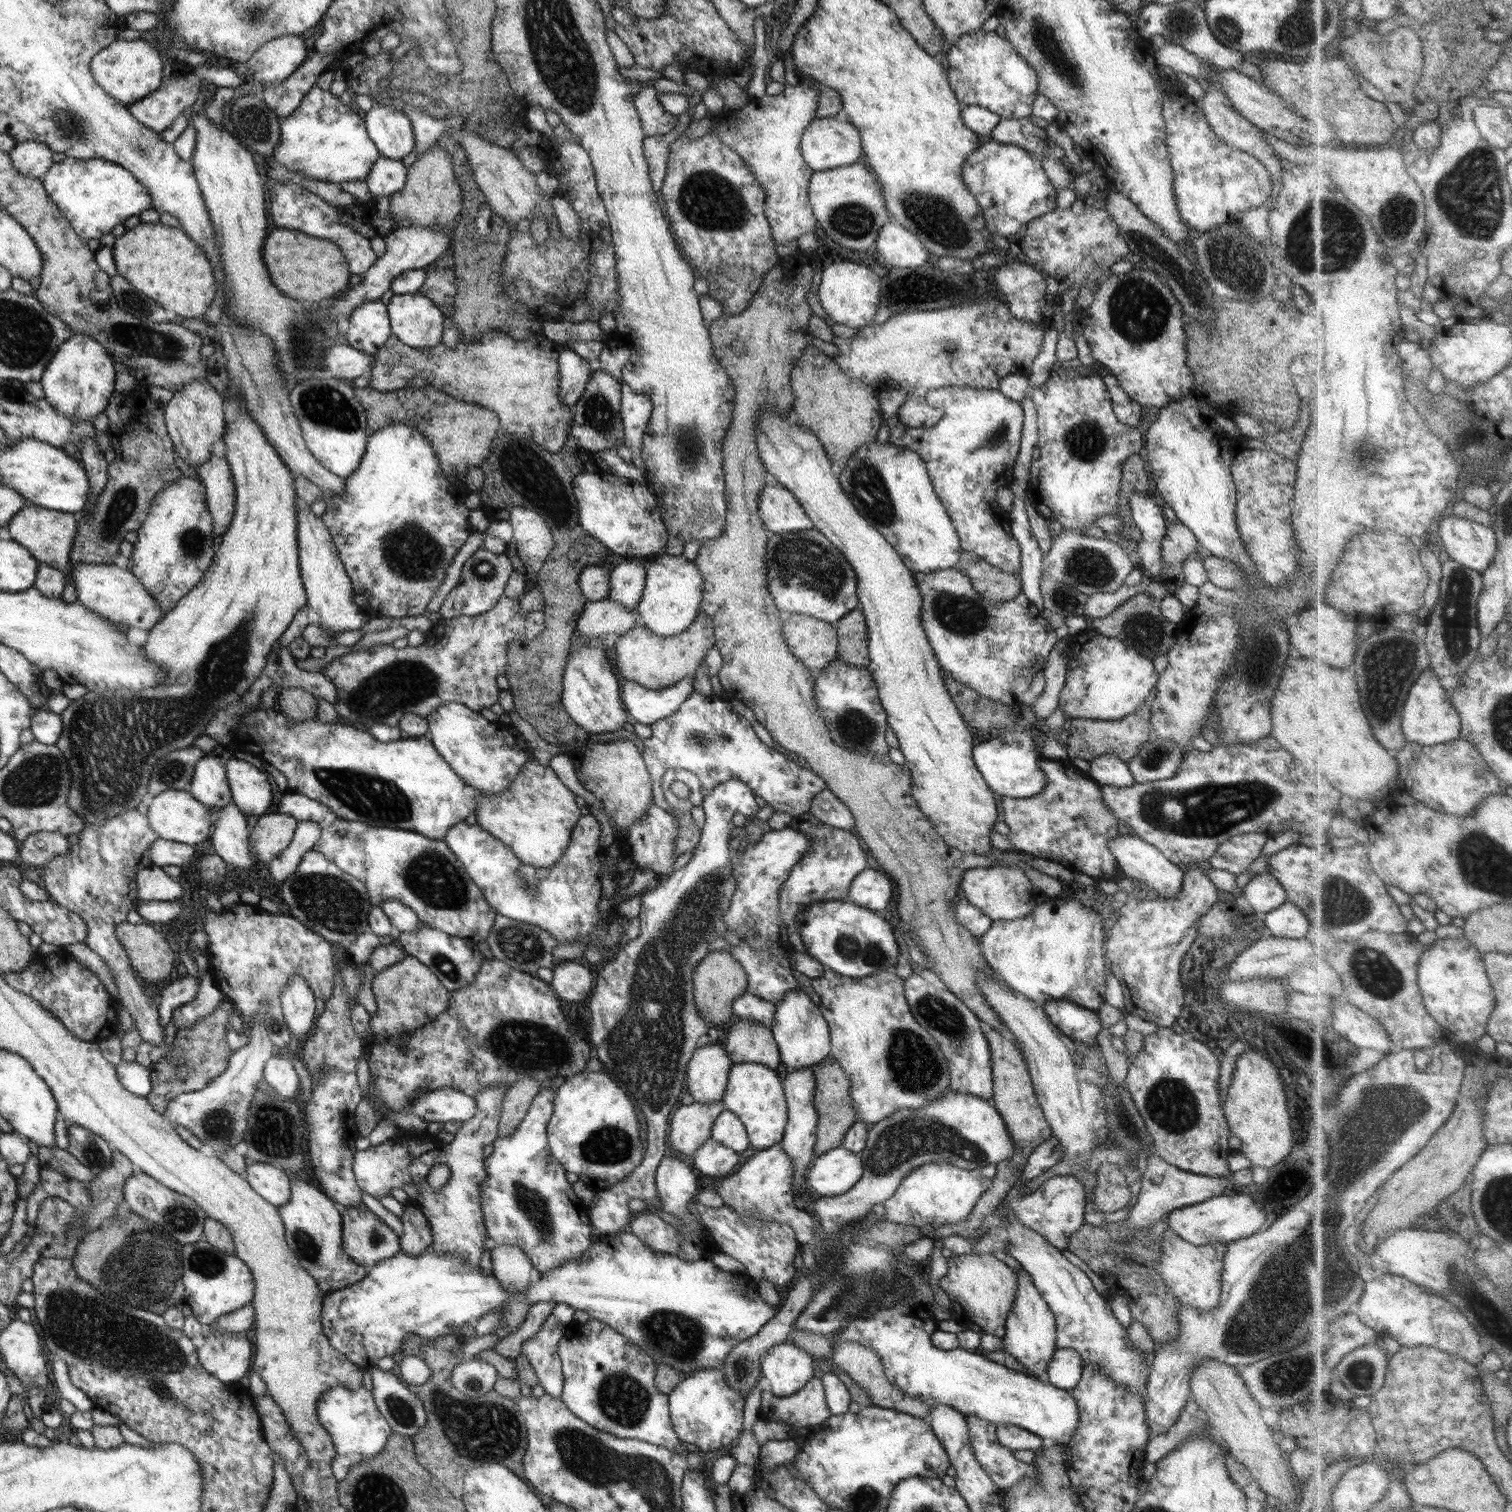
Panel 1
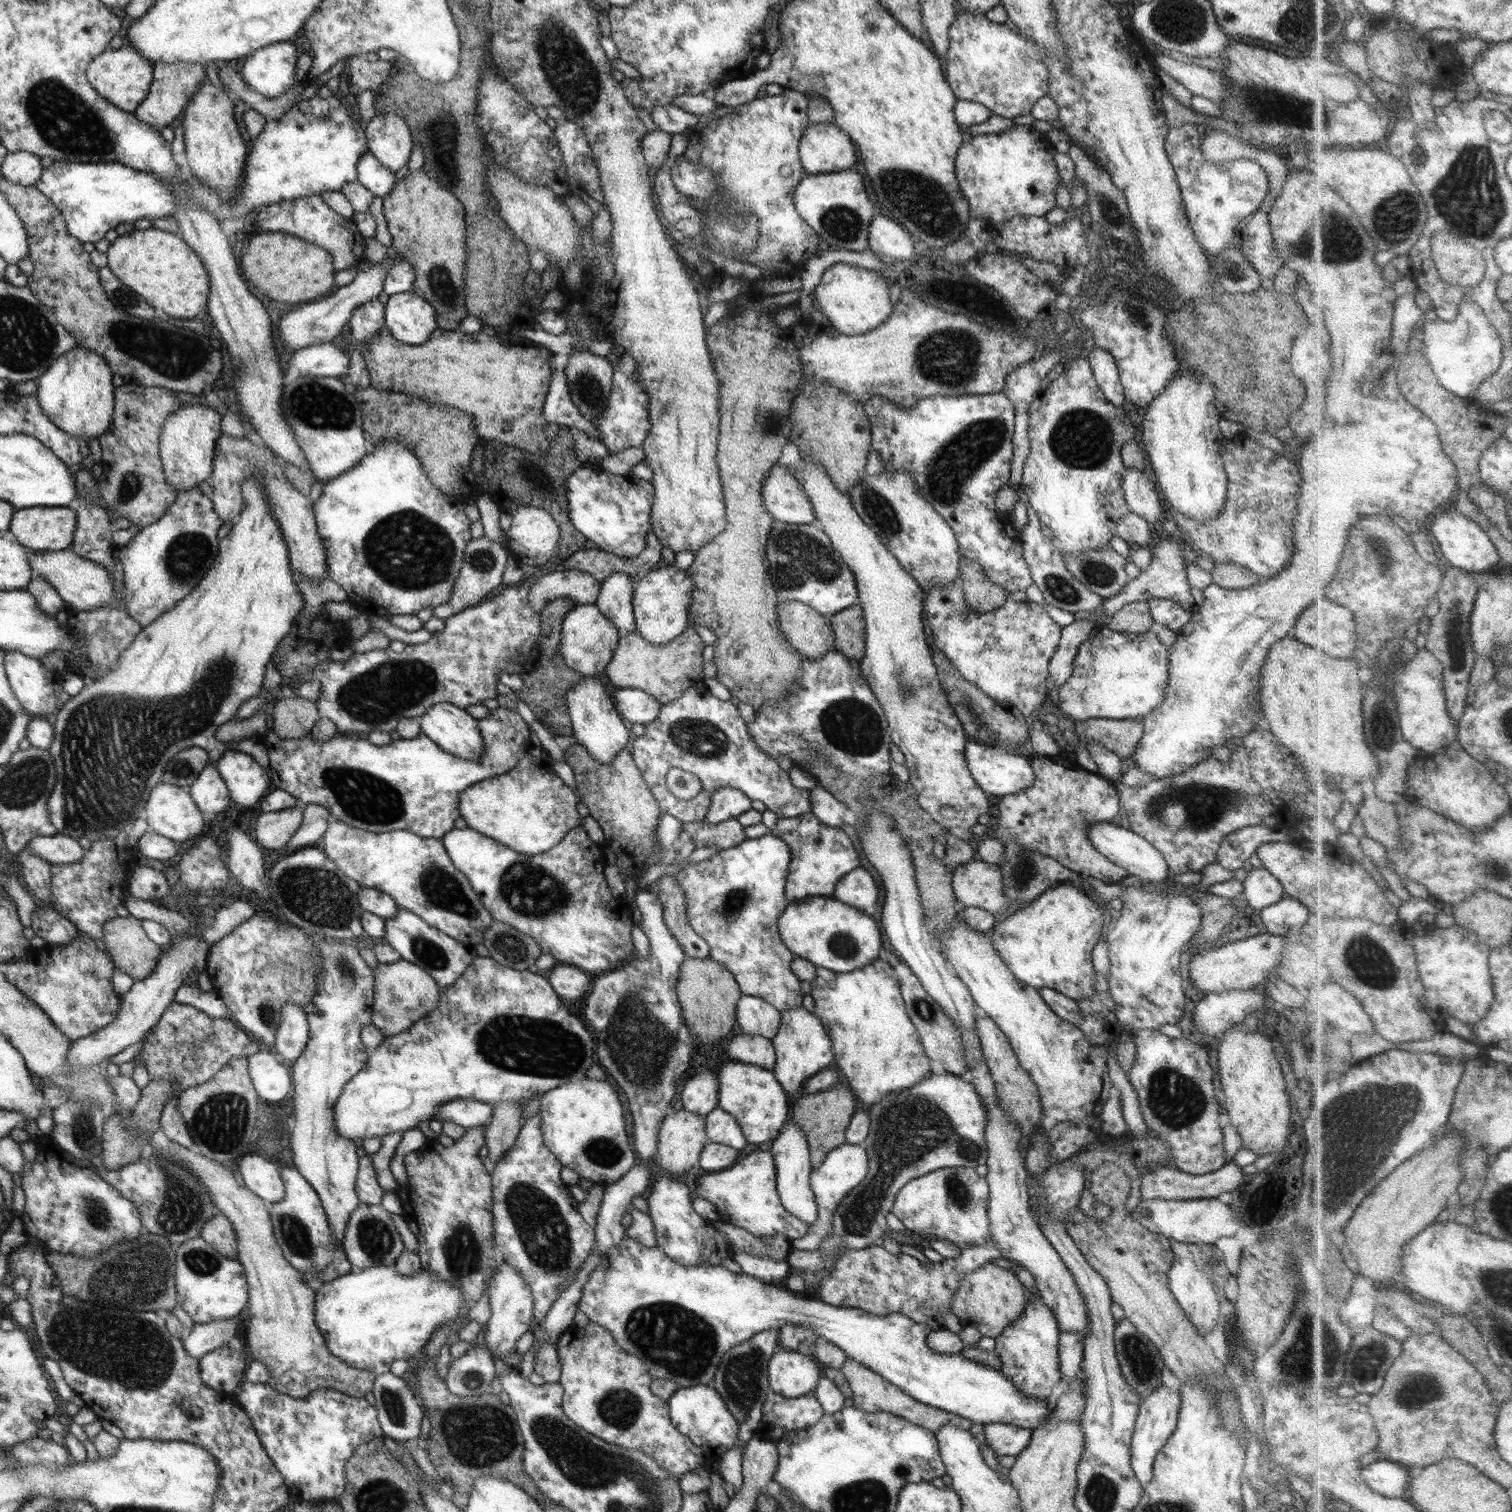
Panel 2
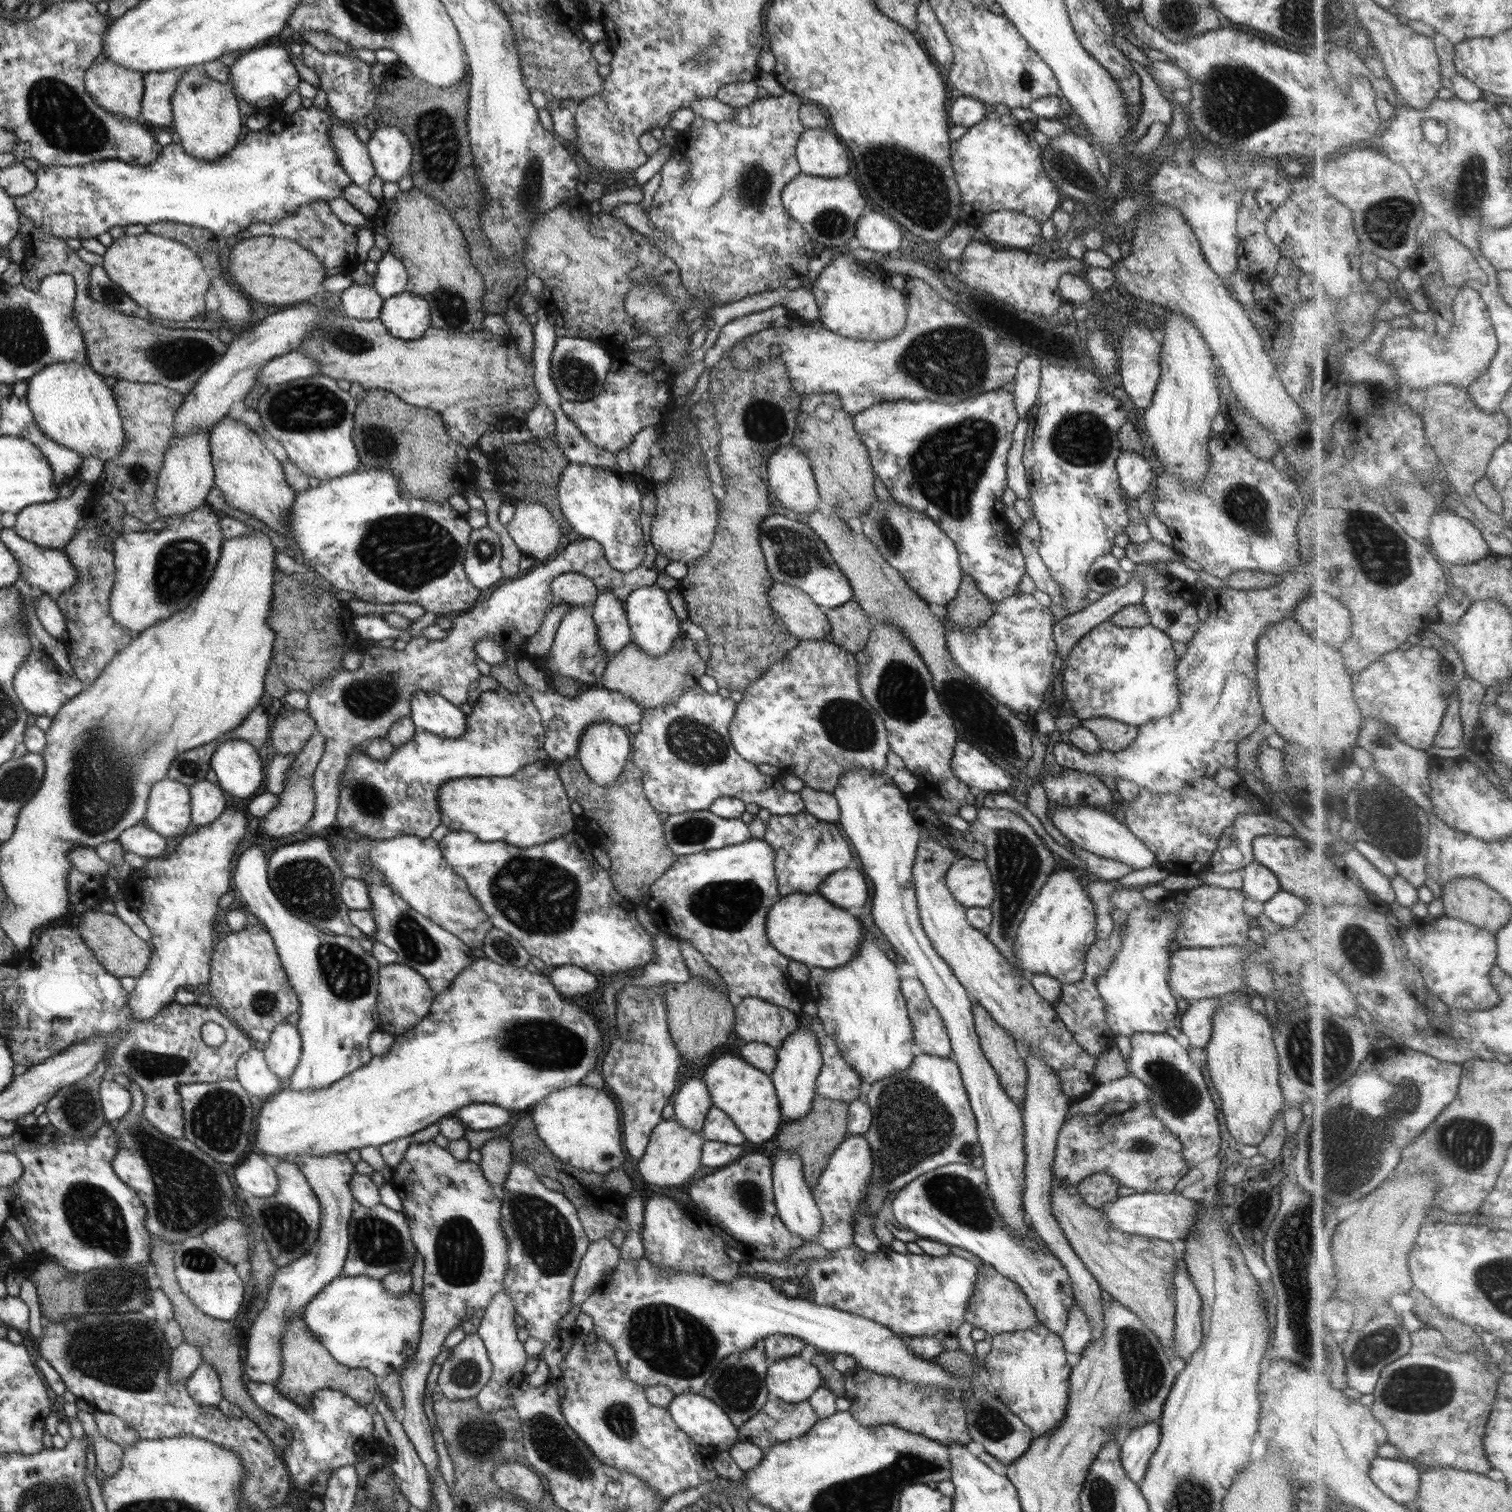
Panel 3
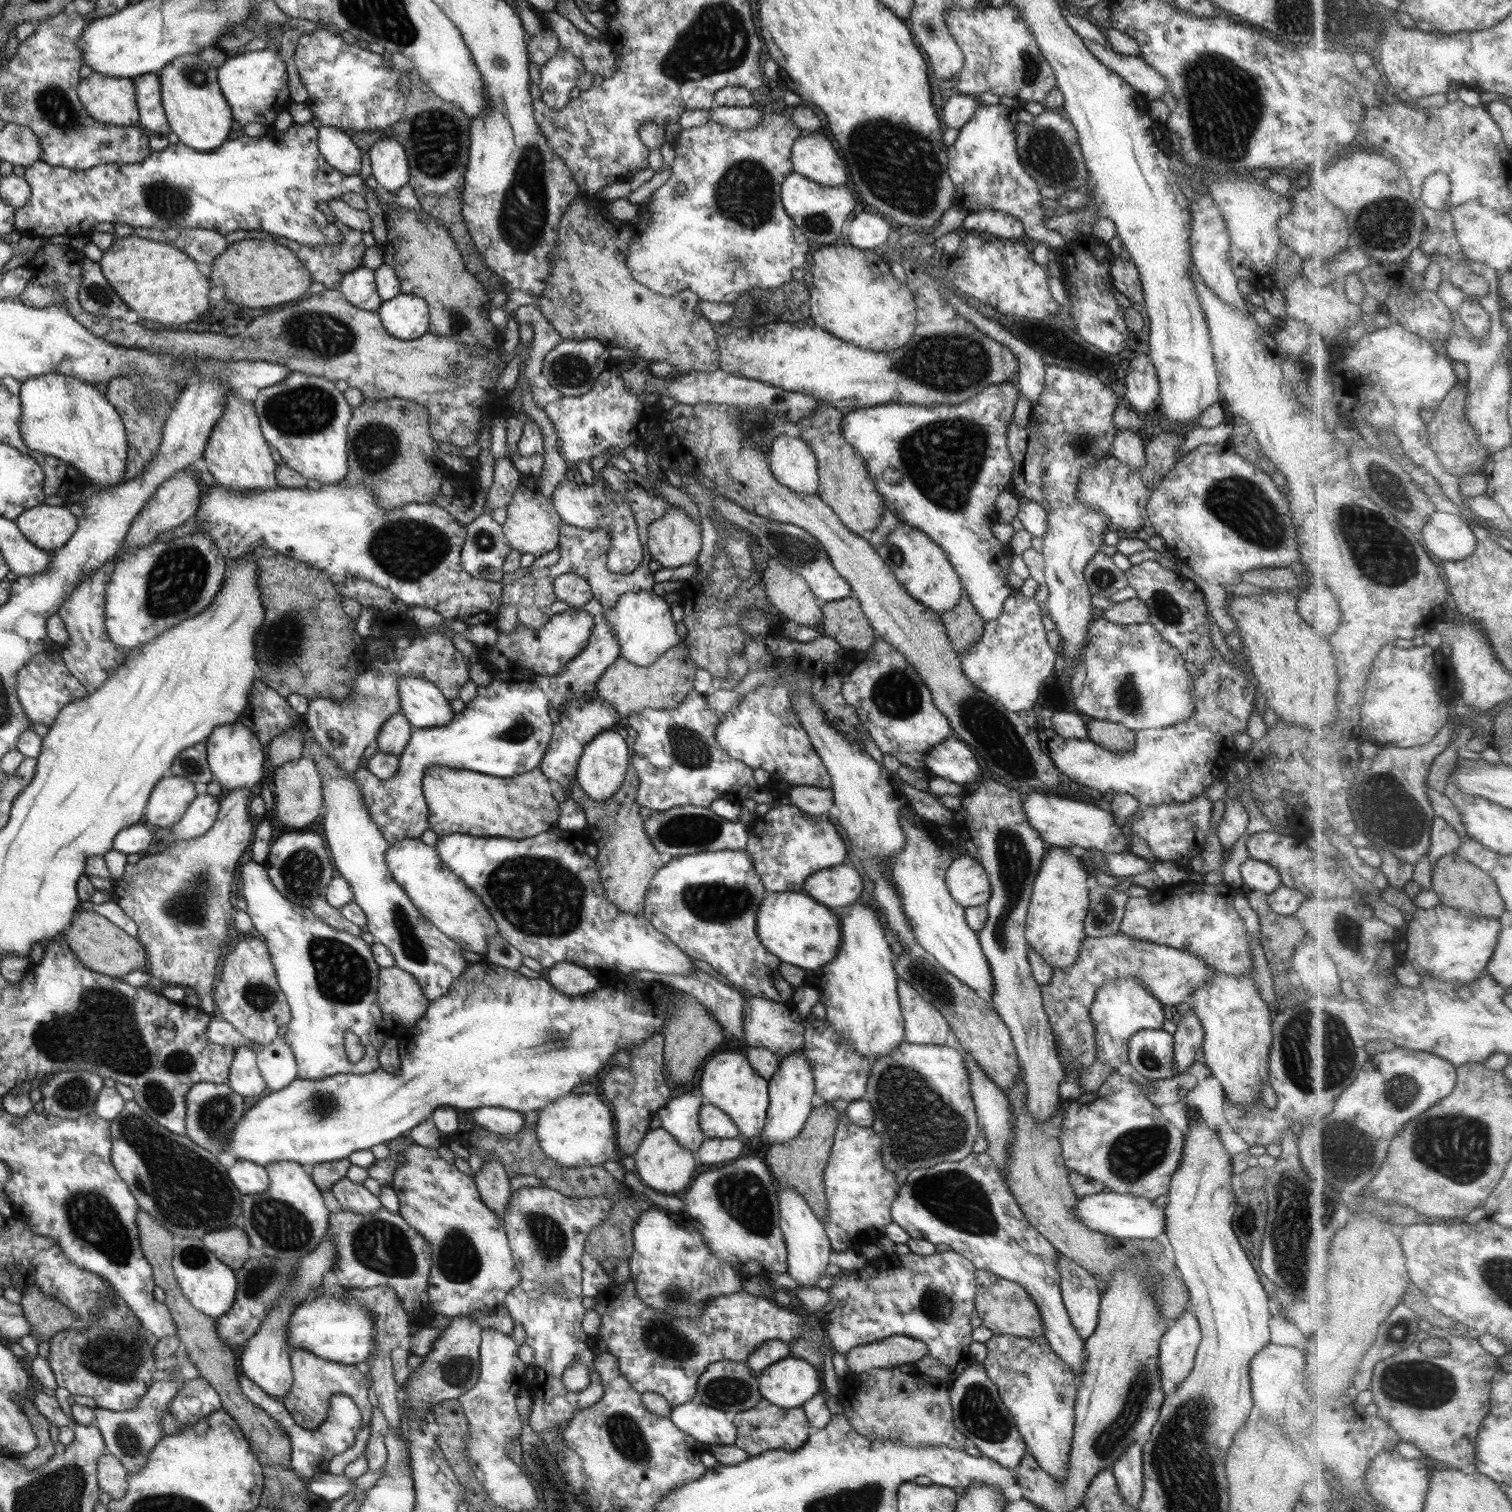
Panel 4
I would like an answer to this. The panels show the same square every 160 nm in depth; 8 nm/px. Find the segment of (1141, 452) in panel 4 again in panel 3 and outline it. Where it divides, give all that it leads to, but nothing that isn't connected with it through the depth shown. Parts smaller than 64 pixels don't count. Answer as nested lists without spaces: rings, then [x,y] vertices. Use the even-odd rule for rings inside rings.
[[[1122,450],[1115,460],[1115,465],[1121,488],[1134,500],[1146,490],[1152,490],[1150,486],[1154,472],[1143,454]]]

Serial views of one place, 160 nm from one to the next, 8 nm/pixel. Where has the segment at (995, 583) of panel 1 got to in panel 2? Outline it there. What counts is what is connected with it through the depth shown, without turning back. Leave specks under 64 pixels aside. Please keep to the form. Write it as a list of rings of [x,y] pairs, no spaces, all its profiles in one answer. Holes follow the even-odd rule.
[[[964,557],[960,558],[958,582],[964,591],[968,608],[978,613],[1000,609],[1010,596],[1006,588],[998,587],[986,577],[984,568]]]

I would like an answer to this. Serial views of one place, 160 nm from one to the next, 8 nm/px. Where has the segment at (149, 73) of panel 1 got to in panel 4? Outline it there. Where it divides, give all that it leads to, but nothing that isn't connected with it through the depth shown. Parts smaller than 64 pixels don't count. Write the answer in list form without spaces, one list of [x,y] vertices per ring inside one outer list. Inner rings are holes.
[[[92,73],[78,84],[77,92],[94,120],[116,127],[138,126],[140,114],[134,79],[110,79]]]

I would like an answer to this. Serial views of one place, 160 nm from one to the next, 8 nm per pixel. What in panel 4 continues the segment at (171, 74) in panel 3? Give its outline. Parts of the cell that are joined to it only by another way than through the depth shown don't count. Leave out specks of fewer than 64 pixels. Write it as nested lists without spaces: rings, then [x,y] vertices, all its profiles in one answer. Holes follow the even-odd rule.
[[[151,73],[134,78],[137,89],[137,106],[140,120],[138,127],[143,130],[158,130],[158,134],[170,134],[168,117],[162,105],[160,74]]]

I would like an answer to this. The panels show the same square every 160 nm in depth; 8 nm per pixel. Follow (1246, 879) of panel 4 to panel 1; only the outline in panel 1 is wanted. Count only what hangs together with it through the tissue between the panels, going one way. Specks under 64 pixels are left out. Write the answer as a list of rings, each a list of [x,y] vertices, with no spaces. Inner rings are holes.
[[[1268,872],[1253,874],[1244,887],[1242,897],[1247,899],[1257,914],[1270,912],[1288,901],[1284,887]]]

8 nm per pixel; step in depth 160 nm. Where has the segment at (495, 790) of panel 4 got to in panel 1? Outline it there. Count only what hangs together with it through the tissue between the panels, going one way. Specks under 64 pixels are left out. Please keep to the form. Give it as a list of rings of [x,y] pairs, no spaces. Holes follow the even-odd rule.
[[[530,756],[504,792],[499,795],[478,794],[476,824],[498,837],[522,862],[532,867],[548,868],[562,861],[574,826],[581,817],[574,798],[576,793],[549,766]]]

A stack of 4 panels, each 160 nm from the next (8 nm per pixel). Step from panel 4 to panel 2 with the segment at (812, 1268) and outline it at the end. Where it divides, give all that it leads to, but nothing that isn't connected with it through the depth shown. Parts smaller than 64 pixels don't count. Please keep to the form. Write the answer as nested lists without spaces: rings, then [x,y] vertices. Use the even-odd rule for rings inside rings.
[[[789,1119],[781,1130],[781,1135],[773,1141],[769,1151],[774,1156],[776,1190],[782,1206],[792,1216],[811,1226],[817,1219],[817,1204],[809,1183],[813,1169],[809,1154],[809,1141],[803,1135],[803,1130],[800,1130],[794,1121]]]

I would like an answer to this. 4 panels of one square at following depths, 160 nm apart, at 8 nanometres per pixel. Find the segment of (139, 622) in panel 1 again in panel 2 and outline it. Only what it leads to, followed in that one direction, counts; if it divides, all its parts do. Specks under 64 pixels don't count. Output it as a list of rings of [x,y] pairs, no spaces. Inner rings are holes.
[[[71,548],[60,552],[35,552],[30,565],[33,566],[34,575],[48,581],[48,584],[60,593],[60,597],[67,602],[70,609],[98,610],[98,608],[108,606],[107,604],[111,603],[116,594],[114,578],[110,577],[106,568],[77,556]]]

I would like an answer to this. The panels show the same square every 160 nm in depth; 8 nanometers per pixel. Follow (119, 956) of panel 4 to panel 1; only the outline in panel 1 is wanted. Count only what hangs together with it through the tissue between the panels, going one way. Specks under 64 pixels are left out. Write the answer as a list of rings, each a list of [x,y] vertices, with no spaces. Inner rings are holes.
[[[124,921],[117,924],[116,935],[129,955],[130,964],[144,982],[168,983],[168,976],[175,970],[176,952],[156,930],[156,925]]]

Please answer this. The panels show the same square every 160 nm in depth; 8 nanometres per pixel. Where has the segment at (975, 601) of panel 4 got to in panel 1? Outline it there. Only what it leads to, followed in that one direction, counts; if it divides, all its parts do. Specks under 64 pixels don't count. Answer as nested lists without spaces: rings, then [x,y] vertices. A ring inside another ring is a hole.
[[[966,386],[935,388],[925,395],[926,402],[944,410],[944,415],[930,428],[924,425],[914,428],[899,419],[899,408],[906,397],[907,392],[902,389],[884,389],[877,394],[883,424],[890,432],[887,442],[917,452],[926,463],[932,486],[954,523],[961,549],[977,555],[1000,571],[1018,575],[1021,570],[1020,546],[1002,527],[1004,523],[1008,524],[1008,518],[1006,515],[1005,518],[998,517],[990,500],[996,498],[996,488],[1008,487],[1012,480],[1012,468],[1021,443],[1021,403],[1010,400],[999,390]]]

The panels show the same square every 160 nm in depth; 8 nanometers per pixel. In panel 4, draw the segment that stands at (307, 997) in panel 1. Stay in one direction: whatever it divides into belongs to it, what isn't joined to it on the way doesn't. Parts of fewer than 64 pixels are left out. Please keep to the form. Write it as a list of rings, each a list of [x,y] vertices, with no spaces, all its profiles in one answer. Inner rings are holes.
[[[278,1037],[270,1045],[262,1046],[258,1068],[268,1084],[266,1094],[282,1091],[299,1078],[294,1050],[284,1043],[284,1038]]]

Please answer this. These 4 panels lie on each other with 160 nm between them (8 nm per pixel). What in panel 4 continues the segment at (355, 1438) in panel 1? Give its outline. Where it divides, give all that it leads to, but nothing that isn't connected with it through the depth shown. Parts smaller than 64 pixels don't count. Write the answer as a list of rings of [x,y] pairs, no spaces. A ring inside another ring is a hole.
[[[239,1372],[237,1379],[242,1392],[248,1397],[248,1400],[251,1400],[256,1406],[265,1410],[285,1430],[292,1446],[291,1465],[298,1473],[298,1476],[306,1482],[309,1482],[316,1474],[329,1472],[328,1463],[330,1459],[334,1458],[337,1454],[342,1454],[342,1452],[348,1450],[354,1444],[356,1433],[362,1428],[362,1424],[364,1424],[361,1409],[358,1408],[353,1397],[338,1394],[331,1397],[330,1415],[326,1415],[326,1422],[315,1429],[306,1428],[297,1423],[293,1413],[285,1407],[282,1400],[276,1400],[269,1393],[264,1392],[257,1384],[254,1384],[254,1381],[244,1376],[242,1372]]]

